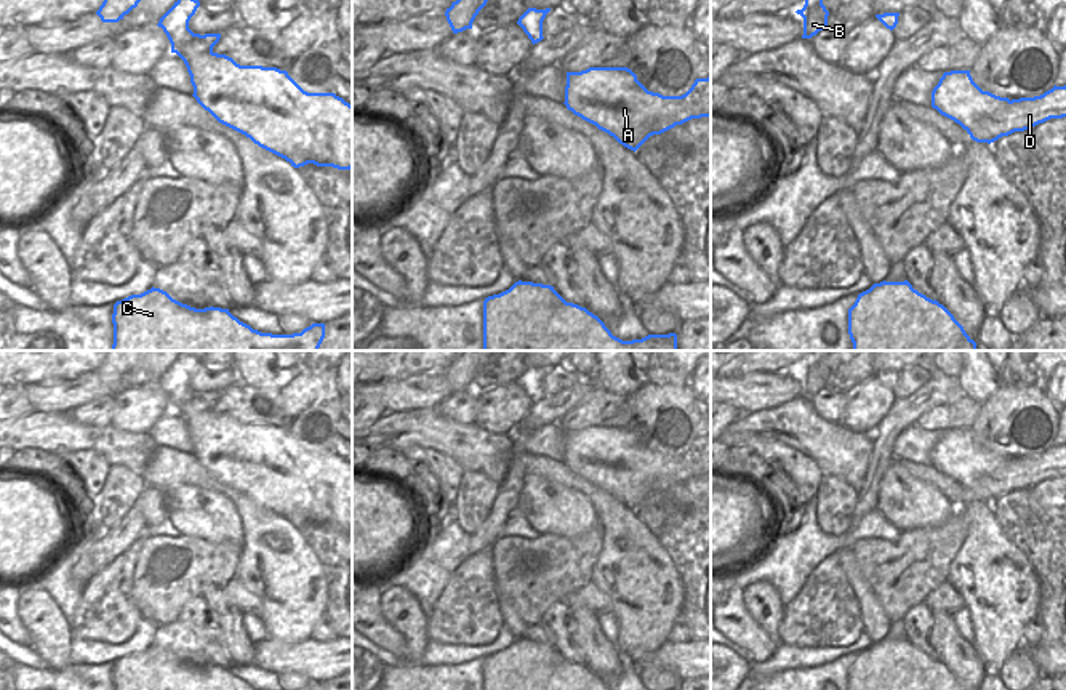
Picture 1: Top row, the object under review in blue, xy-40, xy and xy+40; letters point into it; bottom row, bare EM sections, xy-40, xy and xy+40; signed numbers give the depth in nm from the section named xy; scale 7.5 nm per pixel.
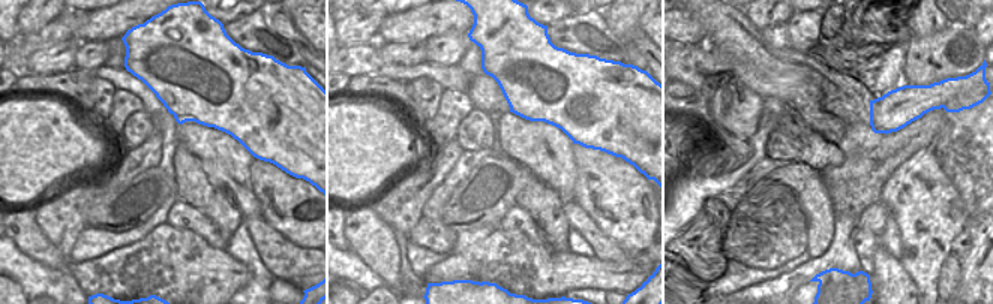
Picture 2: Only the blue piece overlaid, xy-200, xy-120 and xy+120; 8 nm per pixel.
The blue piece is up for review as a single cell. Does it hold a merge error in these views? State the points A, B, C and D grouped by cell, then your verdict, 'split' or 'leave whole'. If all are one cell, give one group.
A B C / D | split

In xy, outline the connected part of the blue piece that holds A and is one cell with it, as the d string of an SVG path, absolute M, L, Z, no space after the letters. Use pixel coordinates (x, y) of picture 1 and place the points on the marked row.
M589 67L581 72L567 72L563 104L575 115L595 125L634 152L650 136L675 126L675 122L667 117L671 98L648 91L627 67Z

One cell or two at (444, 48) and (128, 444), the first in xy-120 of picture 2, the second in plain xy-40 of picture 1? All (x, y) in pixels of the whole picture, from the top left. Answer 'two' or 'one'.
two

